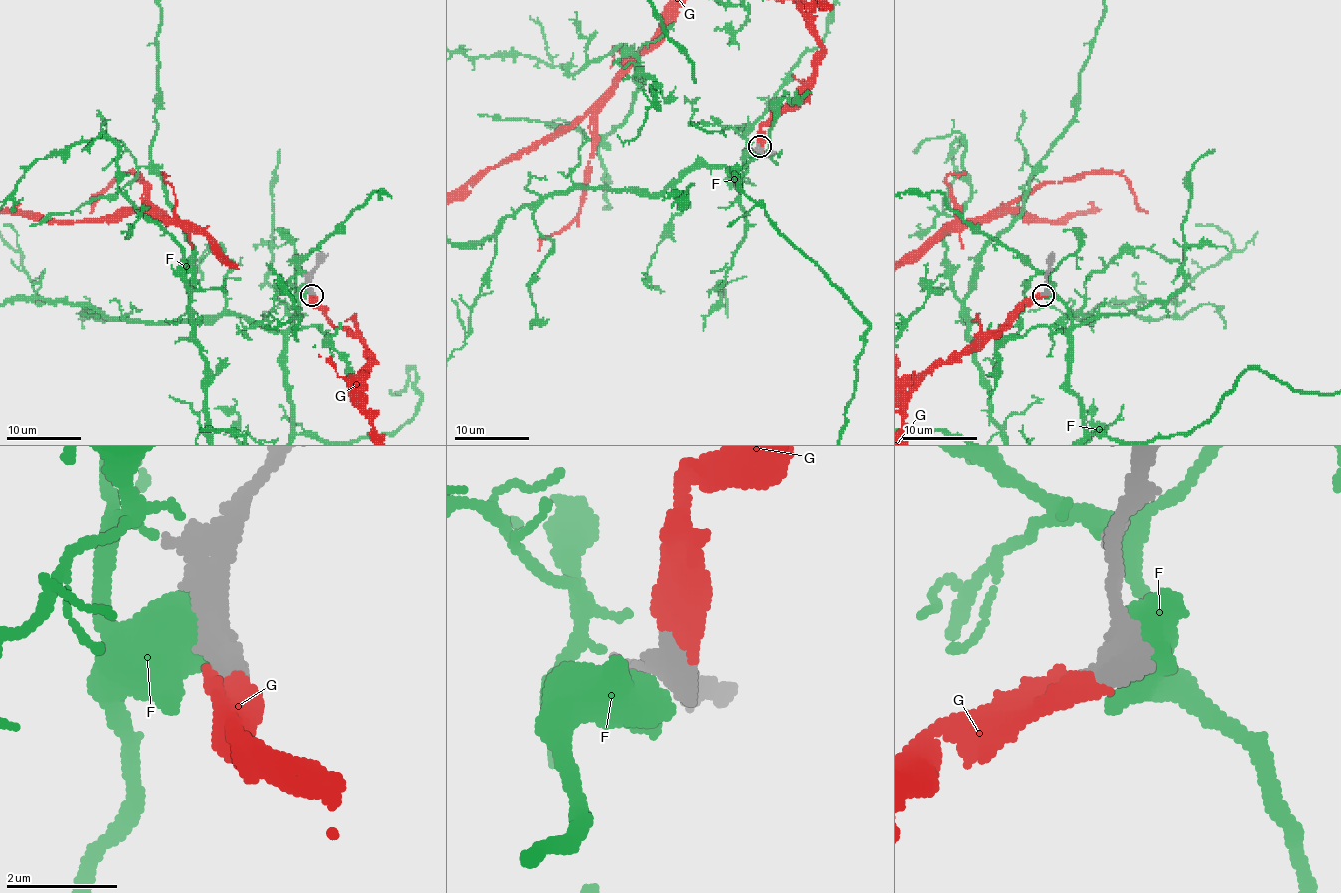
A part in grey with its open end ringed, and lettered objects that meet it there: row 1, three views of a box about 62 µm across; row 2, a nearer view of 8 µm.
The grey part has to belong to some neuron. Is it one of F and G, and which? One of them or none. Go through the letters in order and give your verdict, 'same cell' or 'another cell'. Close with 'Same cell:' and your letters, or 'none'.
F: another cell
G: same cell
Same cell: G

